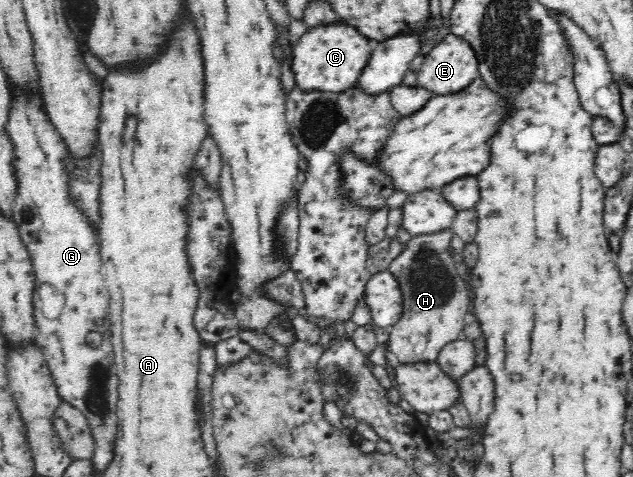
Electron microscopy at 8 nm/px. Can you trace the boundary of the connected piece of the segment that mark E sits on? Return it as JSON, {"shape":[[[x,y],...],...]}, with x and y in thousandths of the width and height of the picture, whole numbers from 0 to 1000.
{"shape":[[[709,69],[671,117],[664,147],[660,147],[660,180],[678,189],[686,199],[717,197],[742,180],[755,164],[755,138],[749,103],[739,88]]]}

